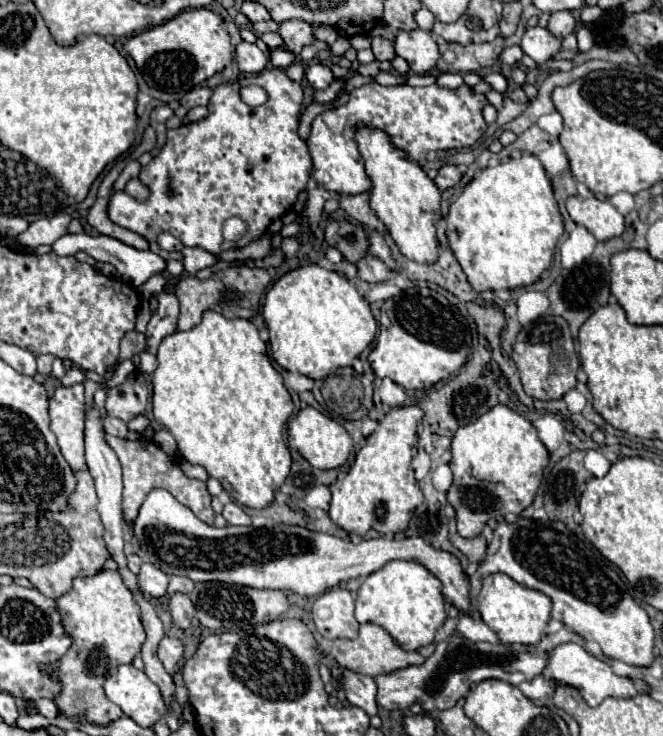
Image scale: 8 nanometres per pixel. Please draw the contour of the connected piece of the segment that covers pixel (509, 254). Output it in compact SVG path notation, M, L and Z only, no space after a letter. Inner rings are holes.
M517 148L511 152L508 162L500 162L498 166L488 166L478 172L478 176L468 186L464 186L462 194L450 204L450 212L446 218L448 244L474 292L516 290L532 286L540 278L540 274L550 268L556 242L562 232L564 224L558 212L548 172L534 154L524 153Z

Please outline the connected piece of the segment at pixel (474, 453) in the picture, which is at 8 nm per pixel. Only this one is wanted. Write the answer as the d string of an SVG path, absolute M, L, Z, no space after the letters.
M502 404L482 414L476 422L458 428L452 438L450 452L452 452L450 468L454 472L454 482L448 490L448 504L454 506L456 510L460 536L468 536L468 538L474 538L476 534L480 534L480 530L490 518L500 520L510 512L520 514L524 508L528 508L540 488L544 468L548 466L548 450L540 442L536 428L524 416L516 414L512 408Z

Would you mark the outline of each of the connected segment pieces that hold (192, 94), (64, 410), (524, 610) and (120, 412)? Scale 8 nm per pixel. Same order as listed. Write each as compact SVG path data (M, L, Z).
M194 86L190 92L186 92L182 98L180 98L180 104L184 108L194 108L194 106L206 106L210 102L210 96L212 96L212 88L206 88L206 86Z
M84 384L58 386L50 398L50 428L72 470L86 470L84 460Z
M490 574L482 580L482 590L476 598L476 606L480 610L482 622L488 624L500 638L500 642L504 644L538 644L546 624L550 620L550 608L552 602L550 598L540 592L540 590L532 590L526 588L518 582L514 582L510 576L506 574Z
M136 372L136 382L134 378L130 378L124 384L110 388L104 408L108 416L122 418L124 422L128 422L134 416L142 414L146 404L148 404L148 384L142 372Z

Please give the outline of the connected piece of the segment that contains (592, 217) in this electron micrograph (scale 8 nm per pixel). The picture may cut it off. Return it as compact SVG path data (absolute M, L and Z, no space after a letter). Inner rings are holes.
M570 196L566 200L566 210L576 224L586 226L600 242L616 238L624 232L624 216L608 200L600 200L596 196Z

